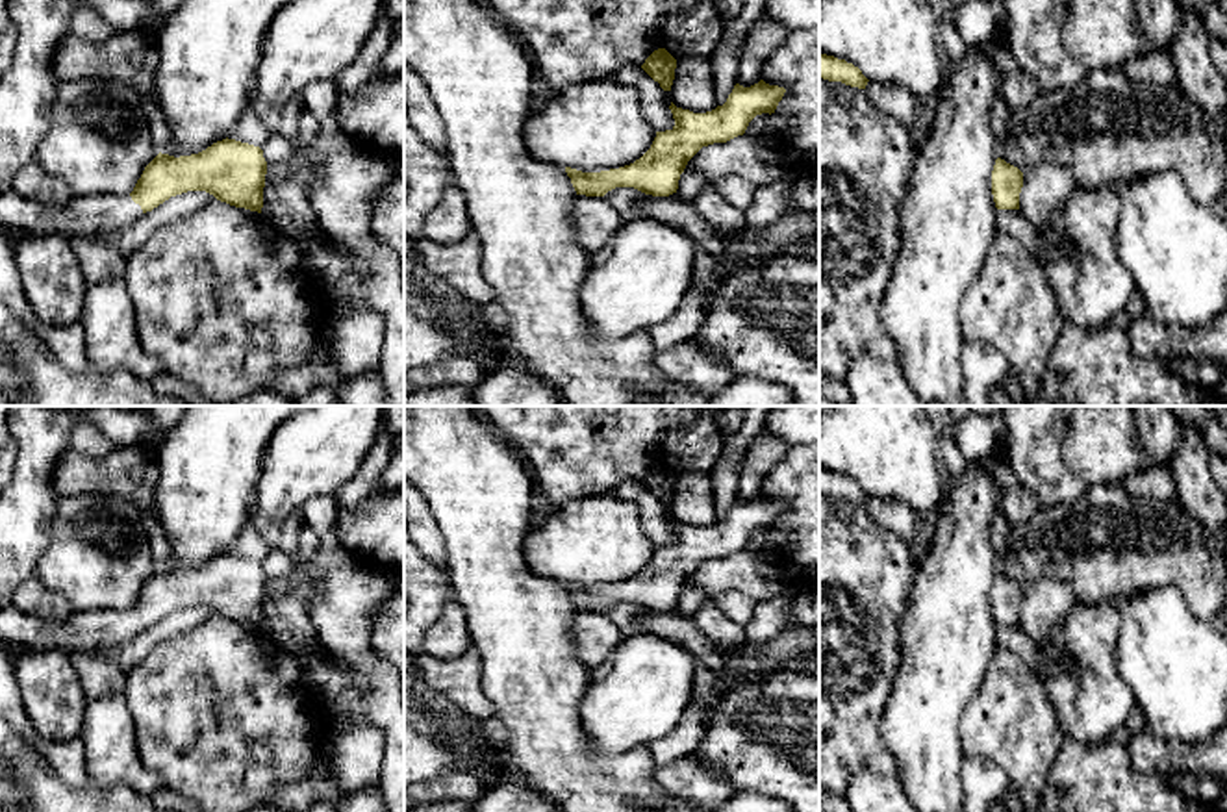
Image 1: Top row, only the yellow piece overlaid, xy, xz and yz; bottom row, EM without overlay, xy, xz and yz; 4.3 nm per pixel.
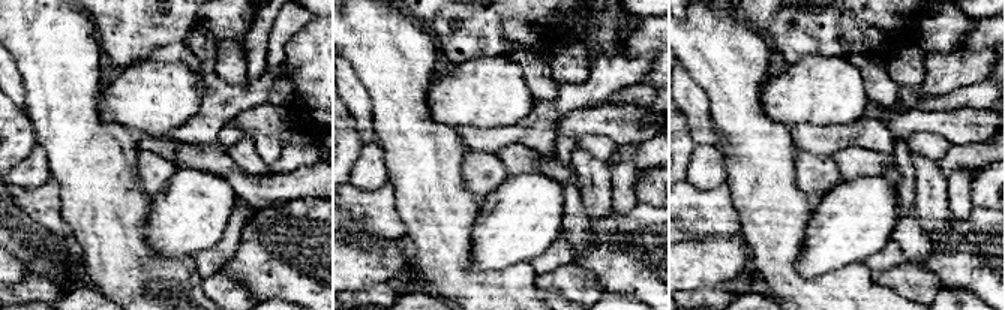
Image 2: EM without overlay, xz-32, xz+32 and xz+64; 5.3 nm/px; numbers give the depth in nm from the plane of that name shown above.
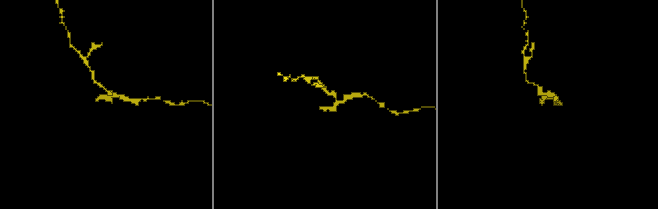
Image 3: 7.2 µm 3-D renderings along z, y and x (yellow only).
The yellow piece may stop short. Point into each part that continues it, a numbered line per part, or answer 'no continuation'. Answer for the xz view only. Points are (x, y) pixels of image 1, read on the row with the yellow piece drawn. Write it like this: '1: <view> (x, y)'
no continuation

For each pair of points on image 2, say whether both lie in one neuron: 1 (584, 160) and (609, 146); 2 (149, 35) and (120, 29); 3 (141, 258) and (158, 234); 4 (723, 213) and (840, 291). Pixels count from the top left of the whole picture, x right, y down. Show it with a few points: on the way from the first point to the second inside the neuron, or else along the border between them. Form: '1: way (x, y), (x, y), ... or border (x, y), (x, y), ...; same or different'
1: border (576, 147), (605, 160); different
2: way (141, 29), (128, 29); same
3: border (149, 211), (146, 241), (164, 256), (182, 256); different
4: border (729, 189), (740, 231); different

